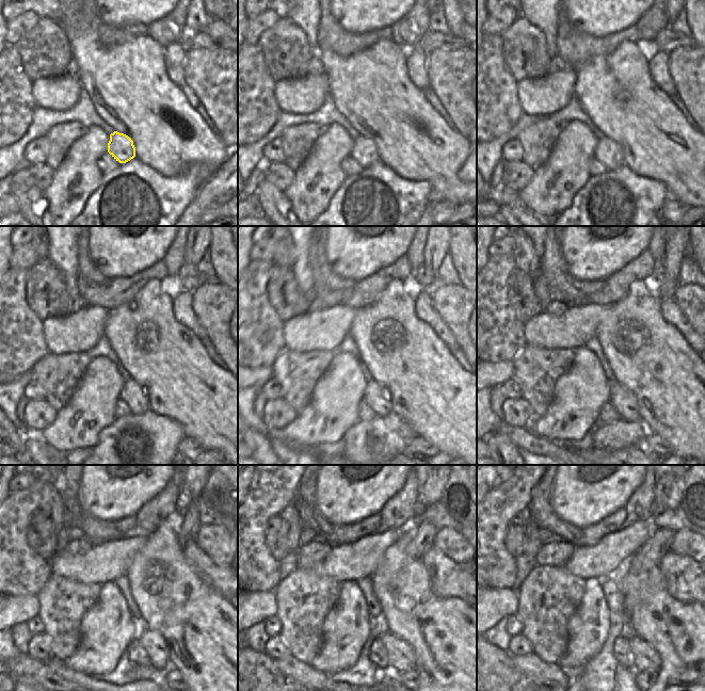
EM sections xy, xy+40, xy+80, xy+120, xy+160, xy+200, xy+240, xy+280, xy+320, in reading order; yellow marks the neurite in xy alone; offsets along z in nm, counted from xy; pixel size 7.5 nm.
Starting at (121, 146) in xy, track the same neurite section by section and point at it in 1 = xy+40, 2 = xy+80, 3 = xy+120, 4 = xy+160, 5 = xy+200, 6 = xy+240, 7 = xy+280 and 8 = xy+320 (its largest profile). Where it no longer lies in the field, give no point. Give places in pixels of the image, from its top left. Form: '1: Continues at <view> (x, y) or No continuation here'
1: Continues at xy+40 (364, 150)
2: Continues at xy+80 (607, 151)
3: Continues at xy+120 (132, 392)
4: Continues at xy+160 (374, 395)
5: Continues at xy+200 (624, 401)
6: Continues at xy+240 (155, 645)
7: Continues at xy+280 (400, 655)
8: Continues at xy+320 (644, 657).

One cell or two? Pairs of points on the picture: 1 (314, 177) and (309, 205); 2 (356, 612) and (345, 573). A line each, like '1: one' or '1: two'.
1: one
2: two

